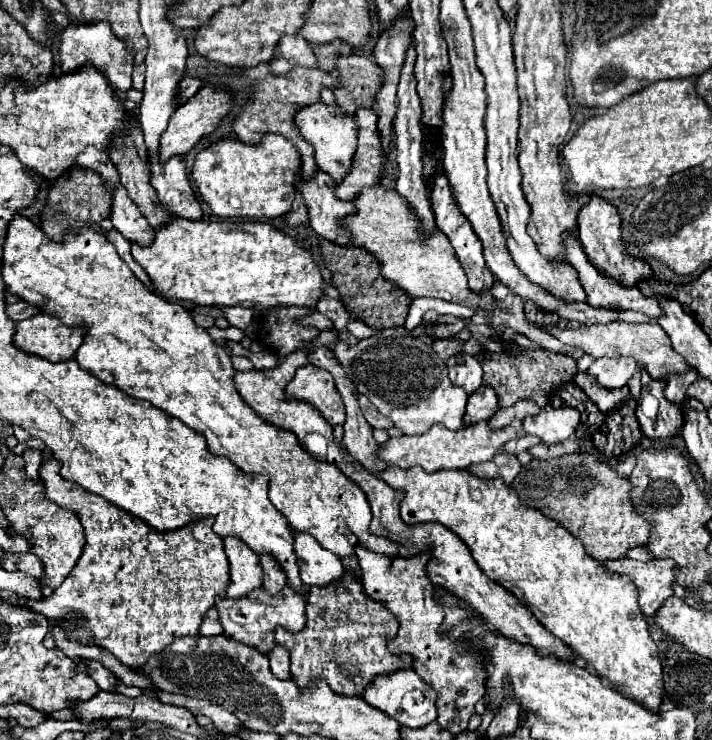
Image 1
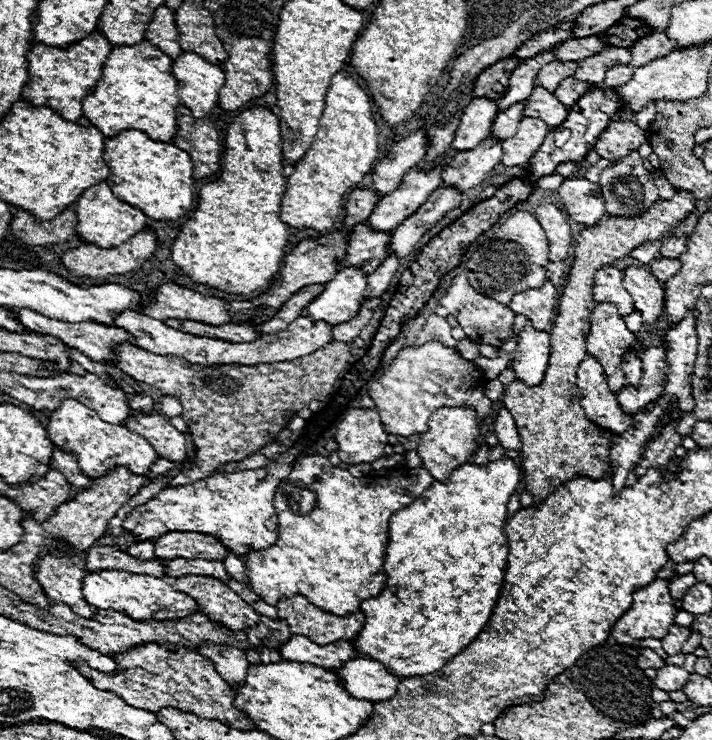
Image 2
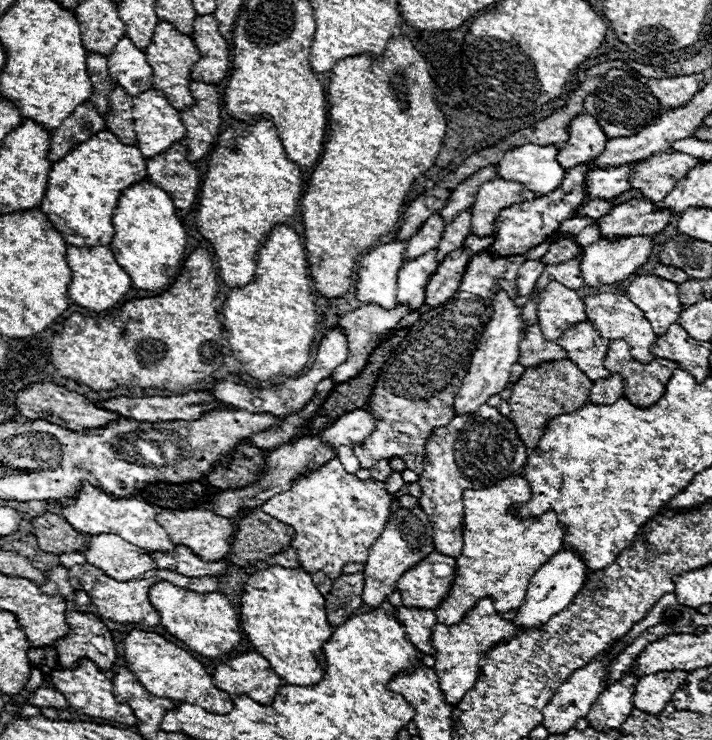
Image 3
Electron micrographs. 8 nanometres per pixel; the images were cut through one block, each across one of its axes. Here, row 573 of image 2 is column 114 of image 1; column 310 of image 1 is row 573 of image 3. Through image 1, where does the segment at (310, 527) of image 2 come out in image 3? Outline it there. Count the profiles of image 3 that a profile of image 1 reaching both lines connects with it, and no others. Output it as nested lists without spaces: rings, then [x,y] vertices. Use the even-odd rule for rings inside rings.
[[[512,476],[498,486],[484,490],[466,490],[464,504],[464,550],[456,556],[456,578],[446,600],[434,610],[440,624],[460,622],[480,598],[492,598],[498,612],[516,610],[526,600],[526,590],[532,576],[546,564],[564,542],[564,524],[548,510],[540,518],[520,520],[510,512],[510,506],[524,504],[532,496],[524,476]]]

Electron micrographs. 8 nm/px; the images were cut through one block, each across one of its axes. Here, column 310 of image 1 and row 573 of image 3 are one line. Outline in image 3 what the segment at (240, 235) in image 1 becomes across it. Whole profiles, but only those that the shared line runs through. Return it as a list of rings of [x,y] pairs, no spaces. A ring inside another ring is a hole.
[[[270,566],[252,574],[242,596],[240,622],[254,650],[270,662],[272,670],[286,684],[312,686],[322,680],[322,646],[334,630],[326,618],[326,600],[308,572],[302,568]]]

